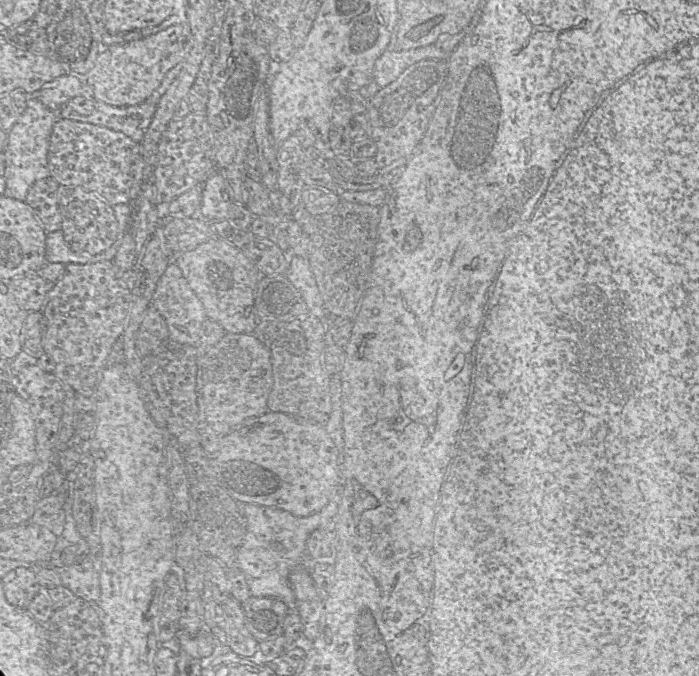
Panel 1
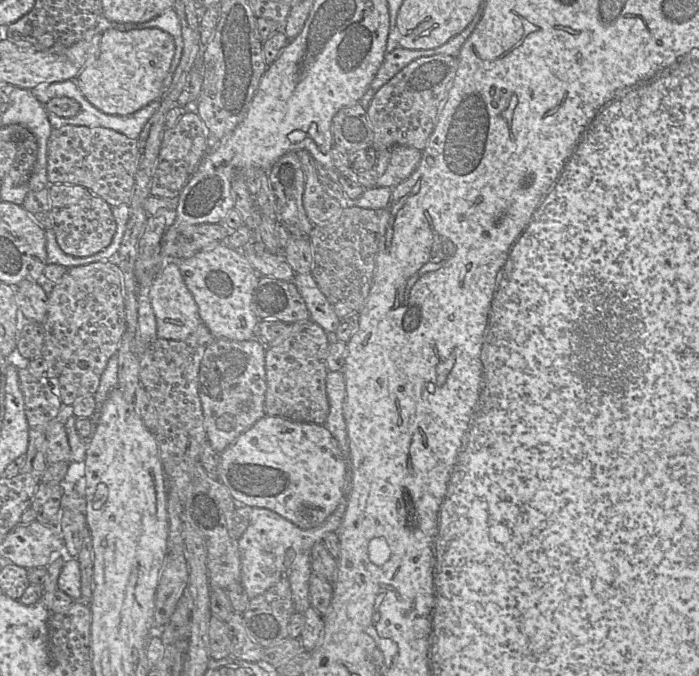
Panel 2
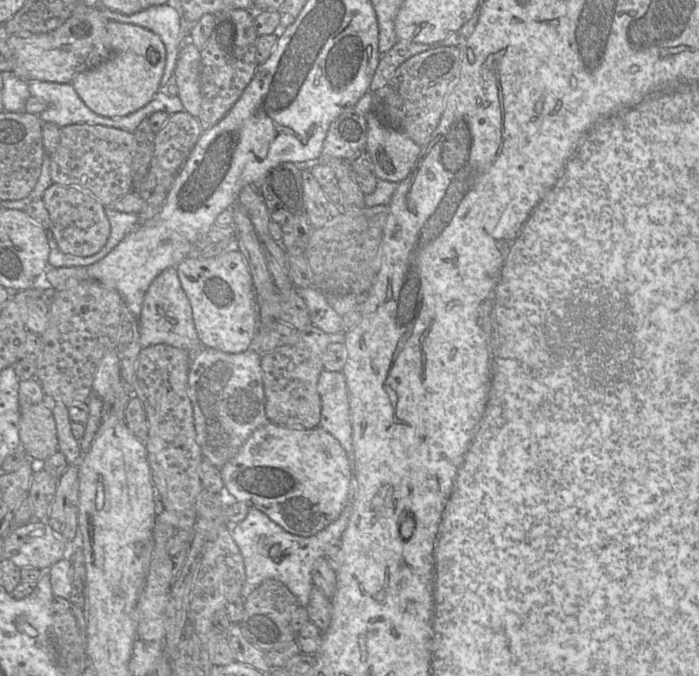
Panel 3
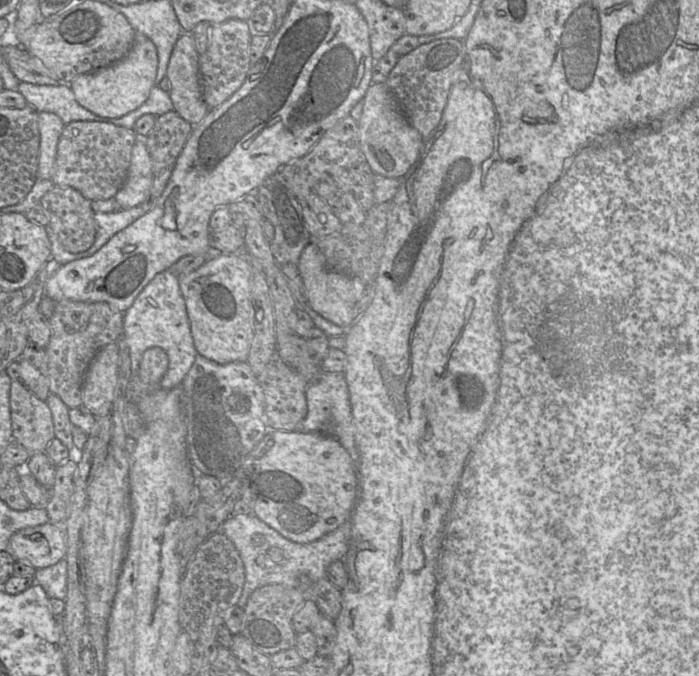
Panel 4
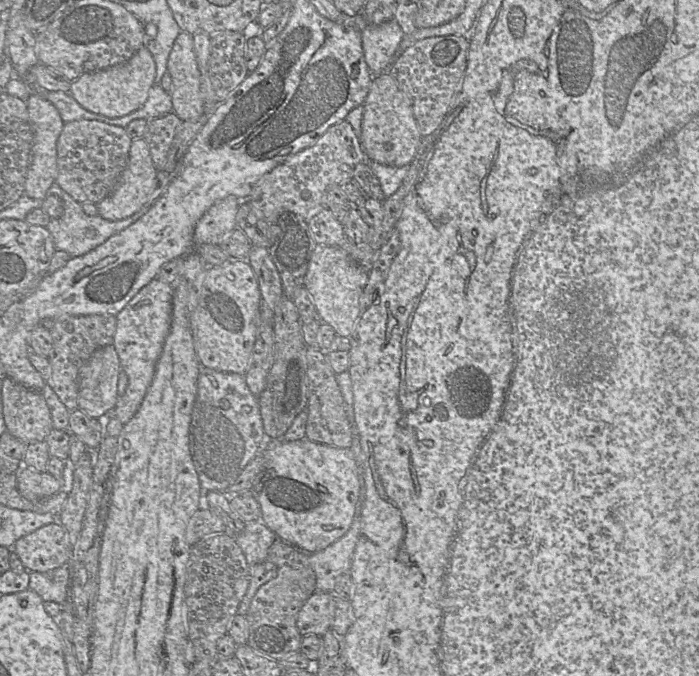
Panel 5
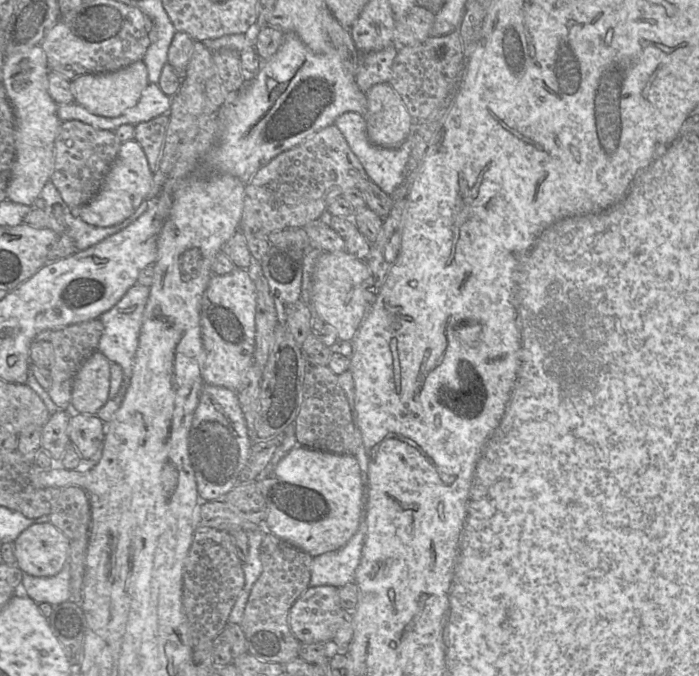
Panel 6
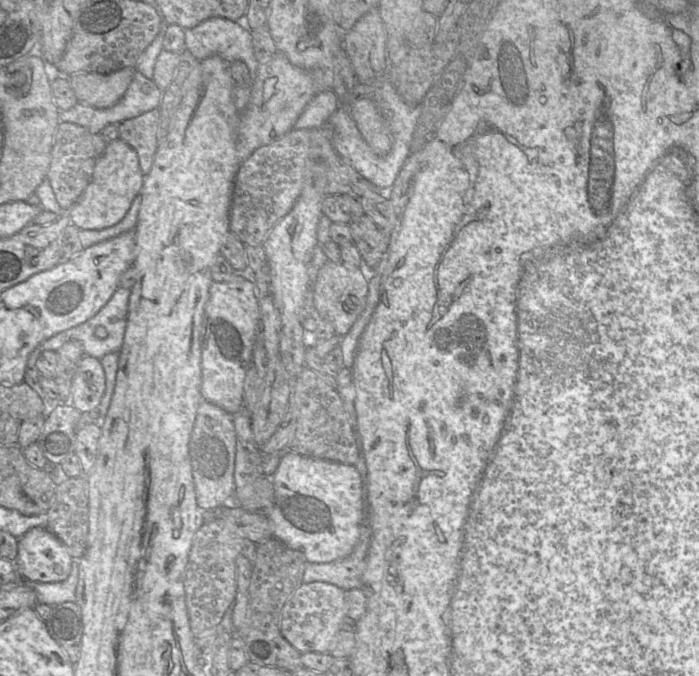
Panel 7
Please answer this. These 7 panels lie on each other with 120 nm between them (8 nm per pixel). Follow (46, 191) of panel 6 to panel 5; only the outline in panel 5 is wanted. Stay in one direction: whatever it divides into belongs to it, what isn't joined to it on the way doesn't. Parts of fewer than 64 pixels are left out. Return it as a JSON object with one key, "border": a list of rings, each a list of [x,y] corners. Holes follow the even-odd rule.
{"border":[[[56,183],[52,184],[48,190],[48,194],[54,194],[59,197],[64,206],[64,213],[59,218],[50,219],[46,228],[52,236],[55,249],[67,252],[71,257],[84,255],[104,243],[111,236],[119,233],[123,229],[130,226],[144,215],[151,206],[143,206],[131,216],[110,221],[102,218],[99,215],[89,216],[82,210],[82,205],[75,201],[69,194],[67,194]]]}

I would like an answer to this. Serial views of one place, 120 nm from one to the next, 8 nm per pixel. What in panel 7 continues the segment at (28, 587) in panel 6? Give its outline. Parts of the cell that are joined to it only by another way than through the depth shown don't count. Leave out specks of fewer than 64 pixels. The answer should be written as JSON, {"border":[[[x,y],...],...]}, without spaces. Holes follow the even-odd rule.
{"border":[[[71,557],[69,576],[61,582],[43,583],[26,581],[35,591],[37,602],[54,606],[63,602],[76,602],[76,587],[79,576],[80,559]]]}

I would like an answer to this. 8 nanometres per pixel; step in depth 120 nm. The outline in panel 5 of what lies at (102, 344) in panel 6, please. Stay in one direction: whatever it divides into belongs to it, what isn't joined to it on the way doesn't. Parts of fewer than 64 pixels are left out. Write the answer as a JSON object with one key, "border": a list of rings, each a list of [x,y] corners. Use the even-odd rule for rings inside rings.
{"border":[[[155,277],[116,315],[116,331],[112,344],[119,356],[121,368],[127,374],[128,385],[111,413],[124,425],[136,414],[152,383],[156,363],[170,329],[173,294],[172,284]]]}

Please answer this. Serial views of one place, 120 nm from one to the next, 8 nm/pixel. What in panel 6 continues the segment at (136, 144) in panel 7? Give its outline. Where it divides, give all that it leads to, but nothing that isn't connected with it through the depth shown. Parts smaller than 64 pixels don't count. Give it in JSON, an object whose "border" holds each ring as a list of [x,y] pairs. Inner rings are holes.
{"border":[[[162,114],[135,125],[133,139],[141,145],[152,172],[158,169],[168,124],[168,114]]]}

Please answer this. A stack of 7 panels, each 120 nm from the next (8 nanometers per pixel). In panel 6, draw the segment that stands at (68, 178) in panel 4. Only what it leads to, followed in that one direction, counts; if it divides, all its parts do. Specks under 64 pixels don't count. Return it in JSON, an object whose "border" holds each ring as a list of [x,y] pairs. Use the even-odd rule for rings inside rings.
{"border":[[[79,120],[61,122],[55,139],[55,164],[50,181],[70,209],[85,205],[98,193],[121,144],[112,130],[96,129]]]}

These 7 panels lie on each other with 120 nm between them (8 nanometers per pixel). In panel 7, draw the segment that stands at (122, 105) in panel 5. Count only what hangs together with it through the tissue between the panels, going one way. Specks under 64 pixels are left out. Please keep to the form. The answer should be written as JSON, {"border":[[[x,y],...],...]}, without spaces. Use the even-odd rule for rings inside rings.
{"border":[[[126,67],[108,74],[79,72],[69,76],[69,80],[79,103],[109,108],[122,98],[135,72],[136,67]]]}

